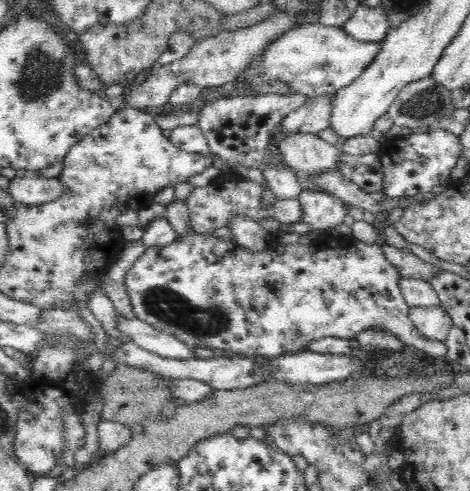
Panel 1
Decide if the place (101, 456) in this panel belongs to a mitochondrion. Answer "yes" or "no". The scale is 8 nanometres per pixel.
no

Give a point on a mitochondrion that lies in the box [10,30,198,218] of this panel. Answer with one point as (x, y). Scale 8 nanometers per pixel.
(42, 72)

